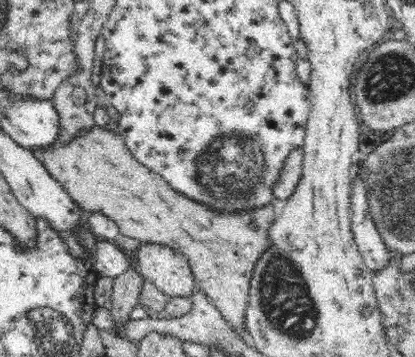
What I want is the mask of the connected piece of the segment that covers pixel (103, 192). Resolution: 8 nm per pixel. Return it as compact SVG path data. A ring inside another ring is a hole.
M102 126L86 128L68 142L59 142L58 139L46 148L32 148L30 151L48 169L54 180L64 187L85 215L104 213L104 216L116 222L119 232L124 236L136 238L141 243L166 245L182 253L188 259L191 271L197 280L198 290L208 296L208 300L219 311L225 322L235 330L235 334L240 339L249 341L246 310L250 281L260 254L270 246L268 228L279 211L278 203L270 203L244 214L216 214L208 210L204 204L198 204L176 192L162 175L158 175L157 172L138 162L120 133L108 131Z

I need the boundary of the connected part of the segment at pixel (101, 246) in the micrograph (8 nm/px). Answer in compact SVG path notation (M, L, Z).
M98 240L95 248L95 270L99 276L114 277L128 268L129 253L114 242Z

